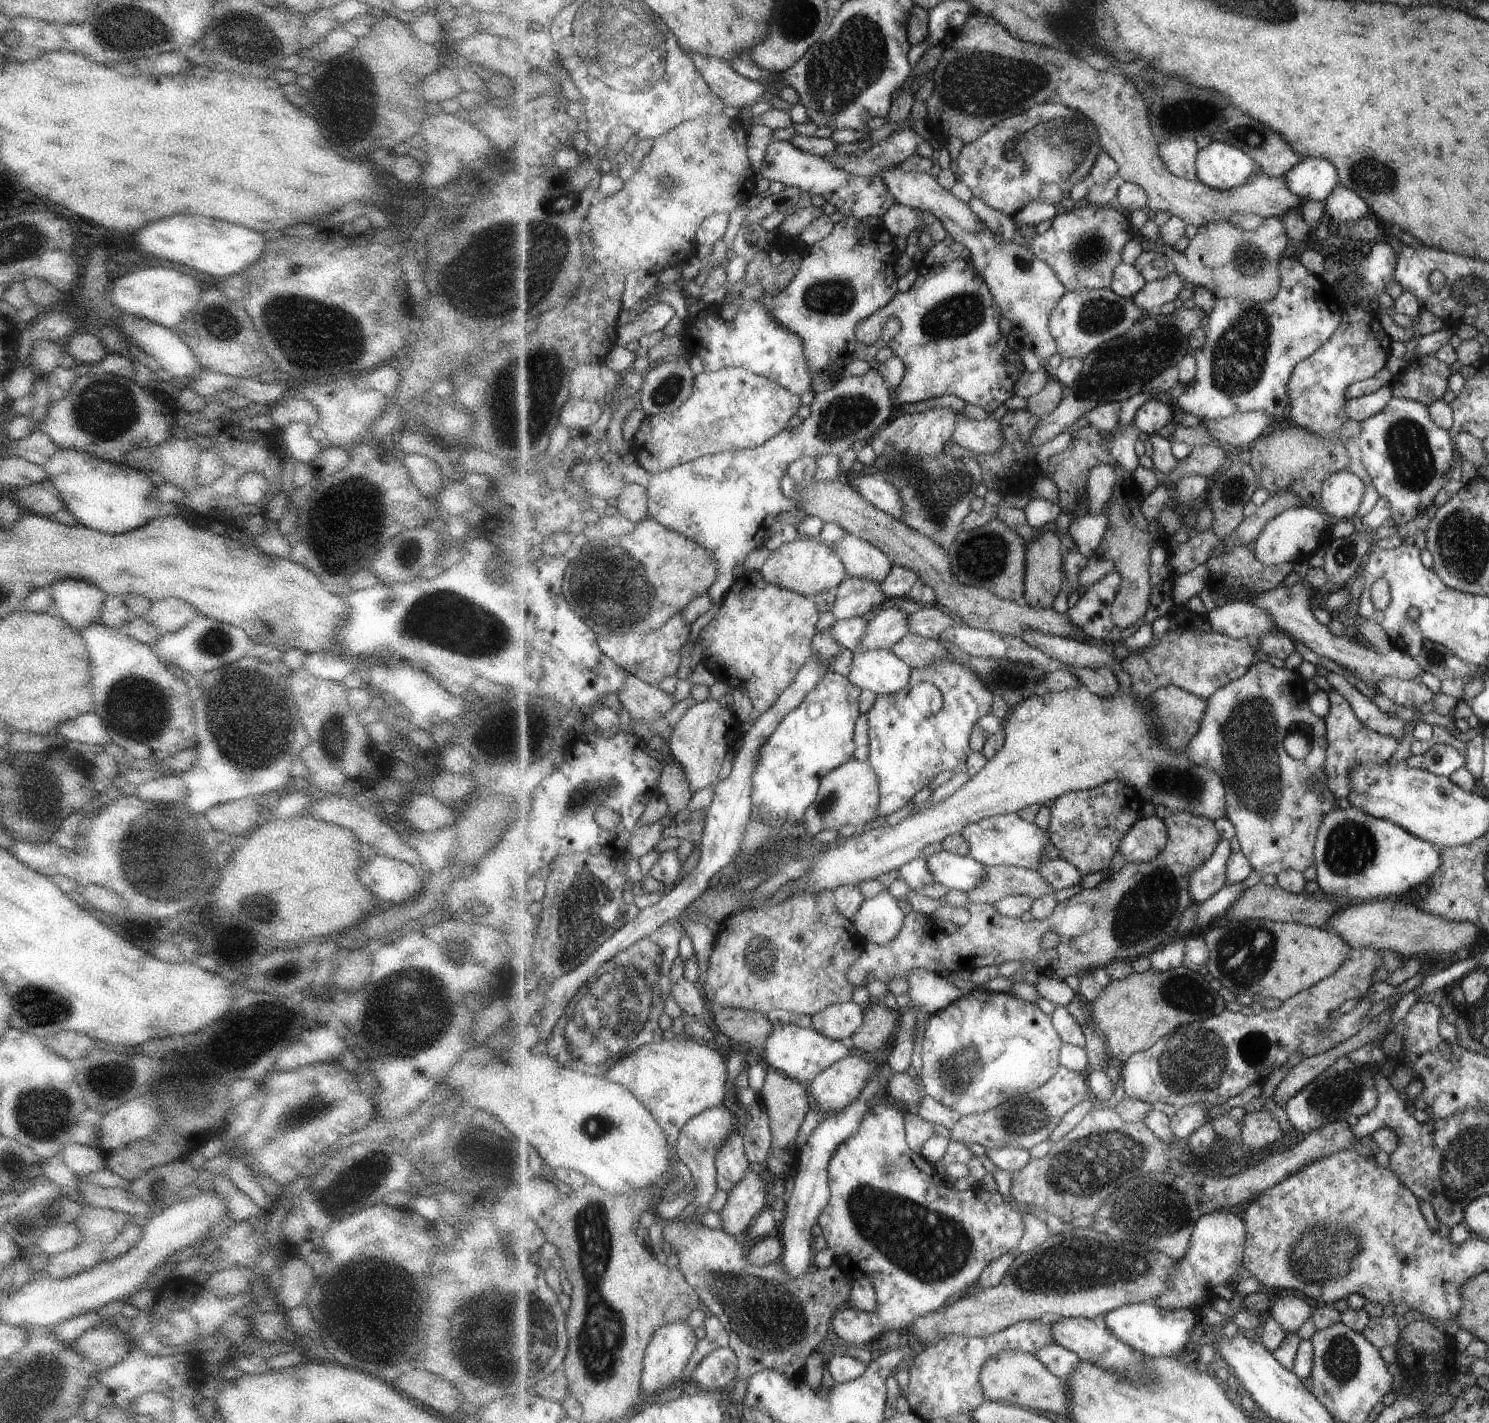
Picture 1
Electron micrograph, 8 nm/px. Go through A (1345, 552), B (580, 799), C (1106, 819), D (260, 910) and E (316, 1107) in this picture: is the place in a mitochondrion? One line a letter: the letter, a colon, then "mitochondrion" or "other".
A: mitochondrion
B: mitochondrion
C: other
D: mitochondrion
E: mitochondrion

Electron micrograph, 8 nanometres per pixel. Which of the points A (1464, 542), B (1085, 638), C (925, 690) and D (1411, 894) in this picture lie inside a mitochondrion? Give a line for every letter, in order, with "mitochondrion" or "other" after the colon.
A: mitochondrion
B: other
C: other
D: other

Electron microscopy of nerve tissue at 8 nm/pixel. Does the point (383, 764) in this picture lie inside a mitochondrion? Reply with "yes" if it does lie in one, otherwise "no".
no

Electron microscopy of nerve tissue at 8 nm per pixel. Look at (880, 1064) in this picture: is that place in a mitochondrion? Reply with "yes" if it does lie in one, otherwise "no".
no

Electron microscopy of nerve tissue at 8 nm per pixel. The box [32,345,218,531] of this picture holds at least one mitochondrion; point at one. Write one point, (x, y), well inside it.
(105, 409)

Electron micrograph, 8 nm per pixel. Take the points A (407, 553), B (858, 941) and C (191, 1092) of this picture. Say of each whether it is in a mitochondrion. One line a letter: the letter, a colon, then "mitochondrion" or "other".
A: mitochondrion
B: other
C: mitochondrion

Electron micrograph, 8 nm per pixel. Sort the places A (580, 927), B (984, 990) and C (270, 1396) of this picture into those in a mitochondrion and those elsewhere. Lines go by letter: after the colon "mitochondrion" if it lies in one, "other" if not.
A: mitochondrion
B: other
C: other

